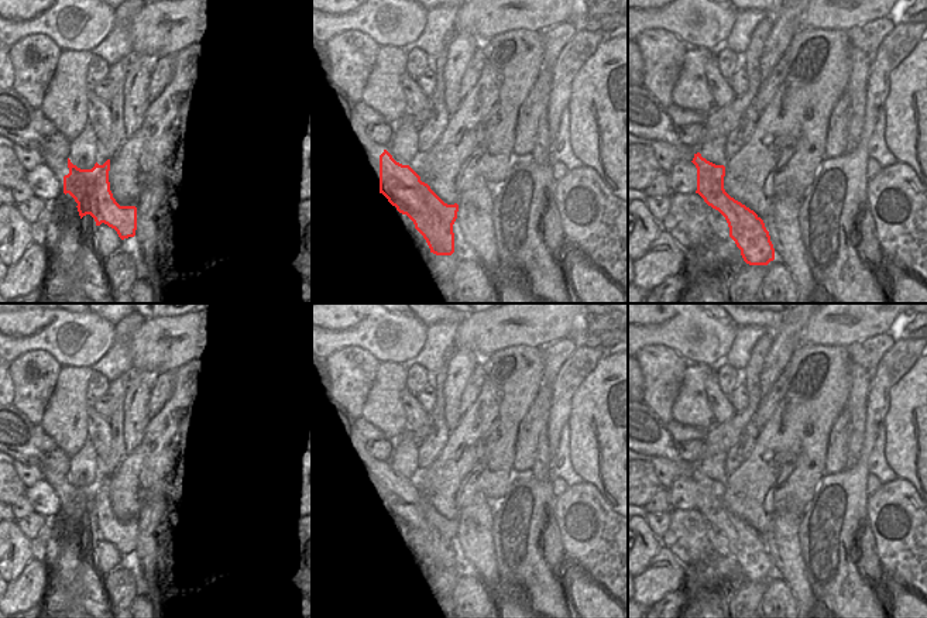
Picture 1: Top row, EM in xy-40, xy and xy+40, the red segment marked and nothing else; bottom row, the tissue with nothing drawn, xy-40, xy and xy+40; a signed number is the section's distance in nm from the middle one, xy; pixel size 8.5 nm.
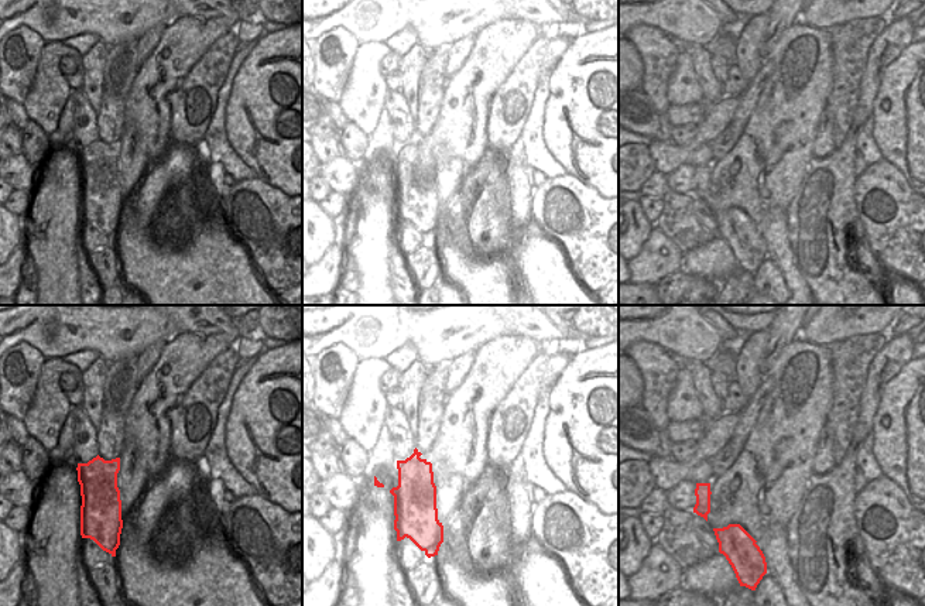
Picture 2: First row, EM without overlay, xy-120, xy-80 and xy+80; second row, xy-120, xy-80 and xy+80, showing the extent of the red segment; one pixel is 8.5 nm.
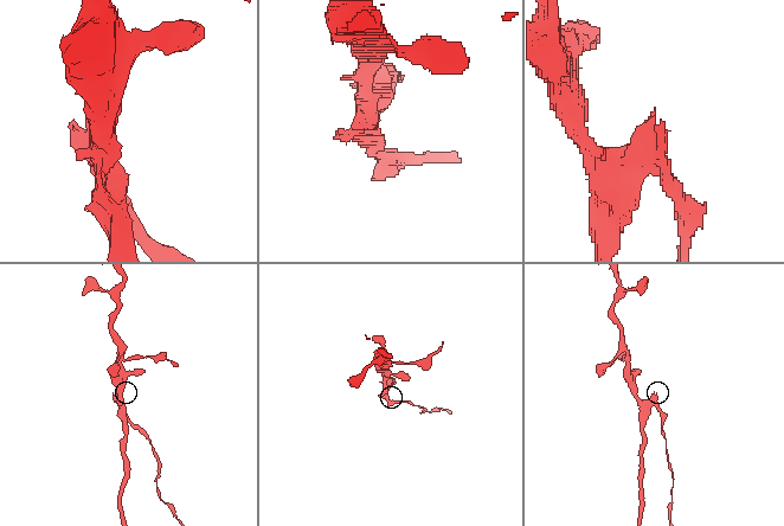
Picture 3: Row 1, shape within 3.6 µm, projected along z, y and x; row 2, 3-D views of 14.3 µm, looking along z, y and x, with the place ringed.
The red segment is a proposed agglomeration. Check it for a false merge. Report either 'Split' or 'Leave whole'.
Split

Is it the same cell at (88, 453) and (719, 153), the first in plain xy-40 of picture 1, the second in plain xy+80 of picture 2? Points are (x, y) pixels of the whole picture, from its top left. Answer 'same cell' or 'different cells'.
different cells

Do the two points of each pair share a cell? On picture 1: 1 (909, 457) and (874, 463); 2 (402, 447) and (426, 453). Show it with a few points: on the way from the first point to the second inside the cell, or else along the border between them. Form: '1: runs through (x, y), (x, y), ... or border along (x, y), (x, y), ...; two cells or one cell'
1: border along (885, 428), (885, 462), (898, 477); two cells
2: border along (416, 447), (418, 467); two cells

